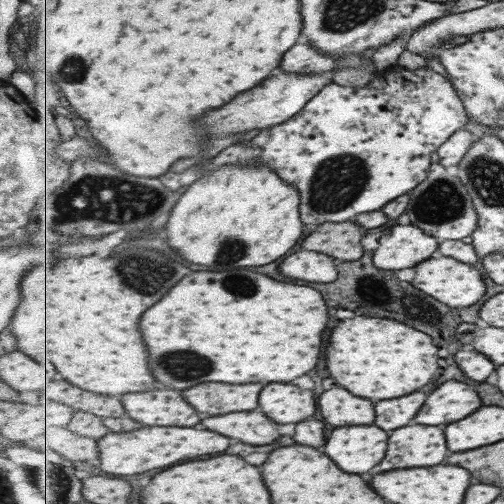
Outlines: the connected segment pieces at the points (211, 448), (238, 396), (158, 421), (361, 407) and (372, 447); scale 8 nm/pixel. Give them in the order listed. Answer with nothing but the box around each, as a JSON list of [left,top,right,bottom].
[[99,428,231,476],[183,384,263,416],[123,390,199,426],[319,388,375,426],[325,426,389,474]]

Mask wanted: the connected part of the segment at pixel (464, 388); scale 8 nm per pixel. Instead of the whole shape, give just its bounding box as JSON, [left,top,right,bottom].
[417,380,483,426]

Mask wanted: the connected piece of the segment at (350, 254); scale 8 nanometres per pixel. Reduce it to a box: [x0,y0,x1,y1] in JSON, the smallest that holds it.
[303,220,367,261]

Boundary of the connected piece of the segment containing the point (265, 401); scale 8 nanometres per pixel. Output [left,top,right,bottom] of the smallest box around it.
[261,382,317,424]

